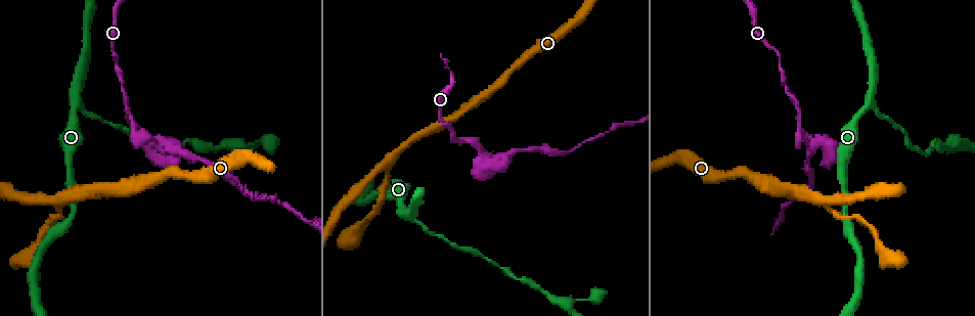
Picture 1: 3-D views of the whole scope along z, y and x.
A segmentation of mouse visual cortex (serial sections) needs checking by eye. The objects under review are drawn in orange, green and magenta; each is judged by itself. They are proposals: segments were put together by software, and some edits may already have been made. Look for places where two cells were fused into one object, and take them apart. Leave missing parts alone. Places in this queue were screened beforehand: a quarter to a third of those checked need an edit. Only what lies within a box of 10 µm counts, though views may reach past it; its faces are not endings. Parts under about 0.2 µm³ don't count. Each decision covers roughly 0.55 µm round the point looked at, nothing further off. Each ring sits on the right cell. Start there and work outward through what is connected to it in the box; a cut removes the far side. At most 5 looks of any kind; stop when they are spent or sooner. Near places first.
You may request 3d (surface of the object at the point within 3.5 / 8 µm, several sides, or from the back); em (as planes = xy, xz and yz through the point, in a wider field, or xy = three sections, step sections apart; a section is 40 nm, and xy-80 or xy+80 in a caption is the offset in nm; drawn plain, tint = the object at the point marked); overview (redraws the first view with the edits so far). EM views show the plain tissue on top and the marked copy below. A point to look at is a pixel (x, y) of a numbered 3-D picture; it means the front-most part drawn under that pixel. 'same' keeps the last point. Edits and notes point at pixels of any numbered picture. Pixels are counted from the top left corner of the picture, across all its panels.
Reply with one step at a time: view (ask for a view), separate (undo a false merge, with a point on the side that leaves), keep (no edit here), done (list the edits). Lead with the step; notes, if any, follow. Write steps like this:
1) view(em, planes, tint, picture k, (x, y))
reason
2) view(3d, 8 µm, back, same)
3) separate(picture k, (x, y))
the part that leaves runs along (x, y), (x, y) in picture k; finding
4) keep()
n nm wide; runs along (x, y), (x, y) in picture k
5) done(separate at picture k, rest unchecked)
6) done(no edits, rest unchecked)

view(3d, 8 µm, picture 1, (484, 154))
a narrow waist

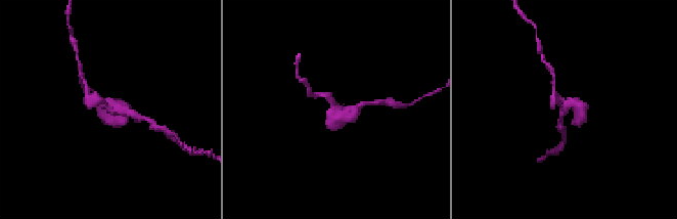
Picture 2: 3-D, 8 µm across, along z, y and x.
view(3d, 3.5 µm, same)
zoom in

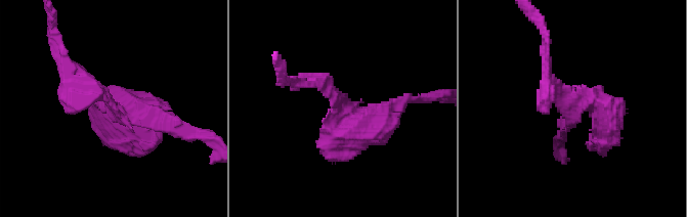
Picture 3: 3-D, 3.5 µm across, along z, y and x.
view(em, xy, step 3, tint, picture 3, (570, 107))
now the EM

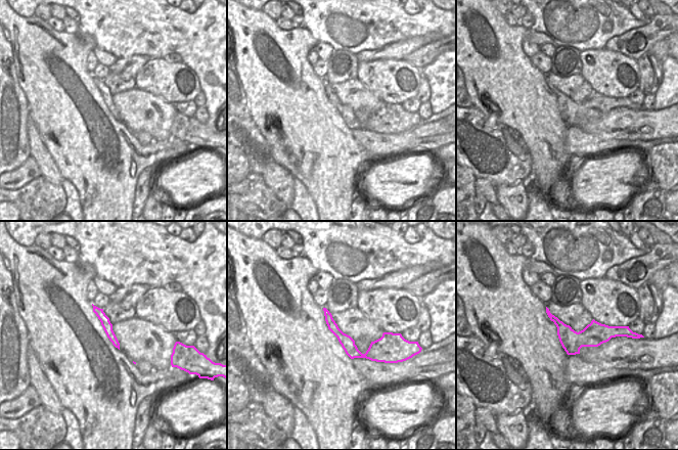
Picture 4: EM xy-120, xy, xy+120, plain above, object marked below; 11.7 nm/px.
keep()
160 nm wide; runs along (326, 313), (359, 355), (386, 342) in picture 4; one cell here

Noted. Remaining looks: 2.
view(3d, 3.5 µm, picture 1, (867, 106))
arms part here

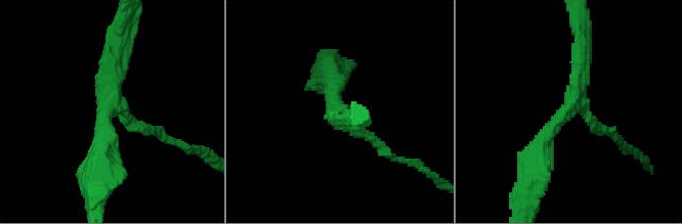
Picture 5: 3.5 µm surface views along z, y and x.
view(em, xy, step 2, tint, picture 5, (109, 105))
3 arms; arms of 150, 300, 400 nm; now the EM

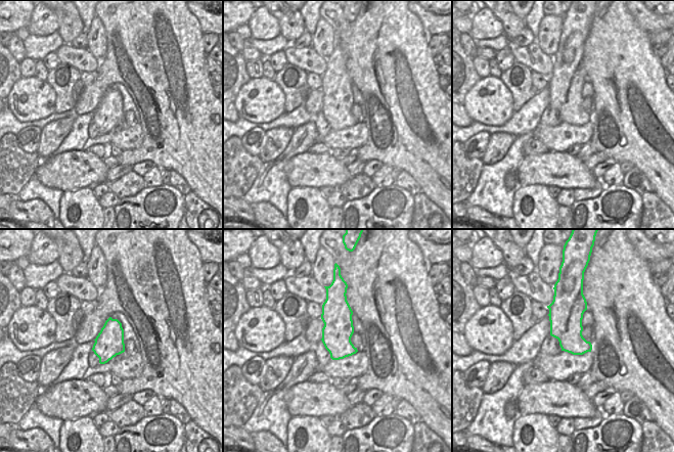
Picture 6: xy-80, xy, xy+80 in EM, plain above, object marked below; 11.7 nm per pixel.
keep()
runs along (329, 74), (335, 107), (386, 149) in picture 5; continuous, no second cell

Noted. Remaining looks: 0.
done(no edits, rest unchecked)

